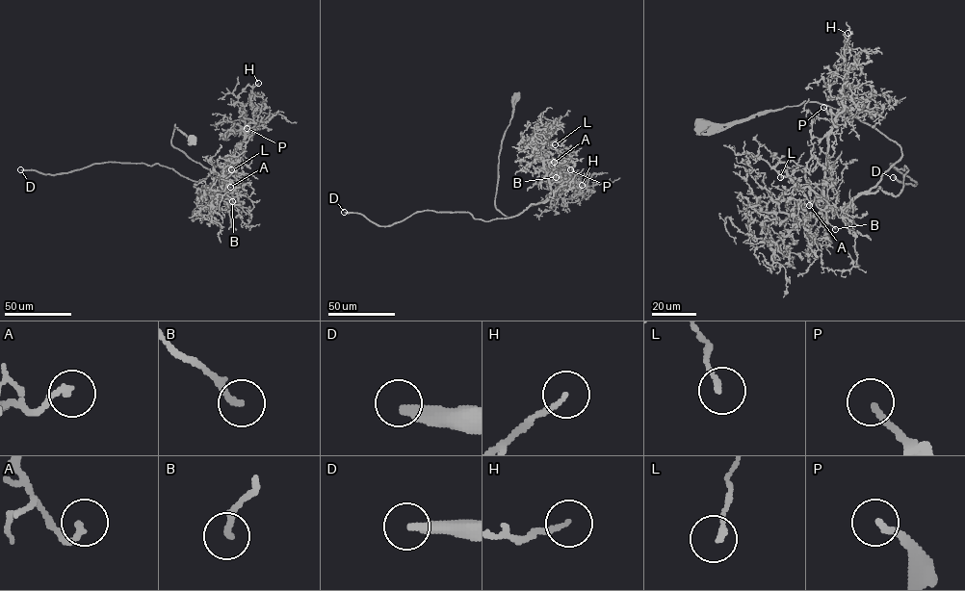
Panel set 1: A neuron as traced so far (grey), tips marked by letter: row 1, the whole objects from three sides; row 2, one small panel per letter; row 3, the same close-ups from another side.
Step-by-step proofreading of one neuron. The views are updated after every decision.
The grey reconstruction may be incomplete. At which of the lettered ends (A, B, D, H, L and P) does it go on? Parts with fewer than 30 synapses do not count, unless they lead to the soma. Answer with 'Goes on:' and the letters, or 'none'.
Goes on: B, D, P

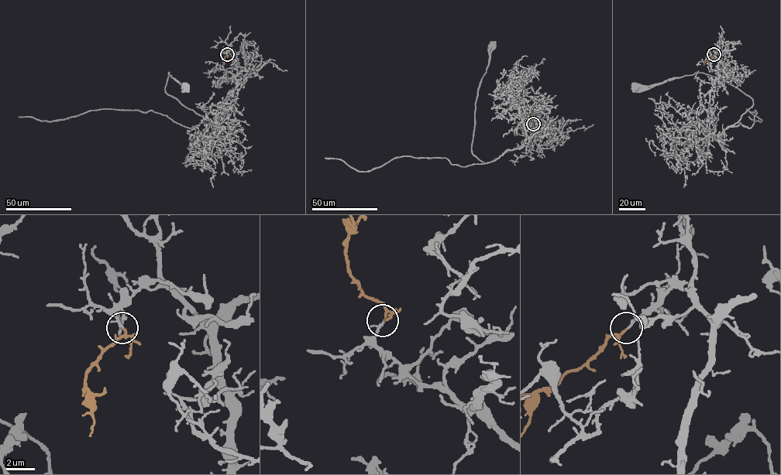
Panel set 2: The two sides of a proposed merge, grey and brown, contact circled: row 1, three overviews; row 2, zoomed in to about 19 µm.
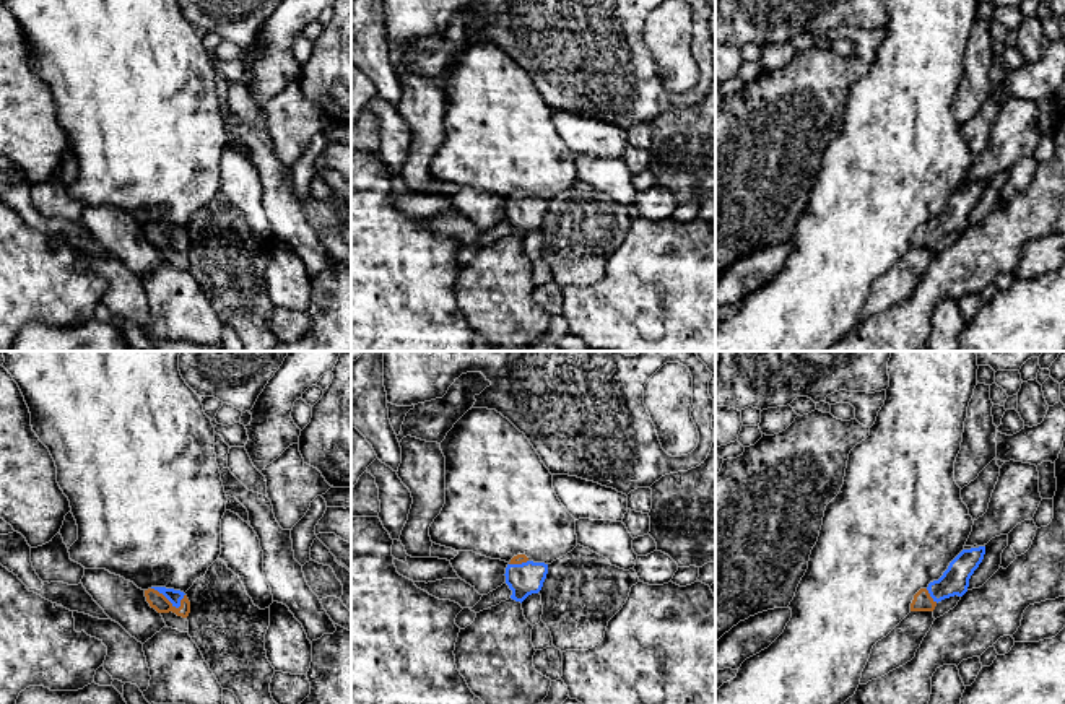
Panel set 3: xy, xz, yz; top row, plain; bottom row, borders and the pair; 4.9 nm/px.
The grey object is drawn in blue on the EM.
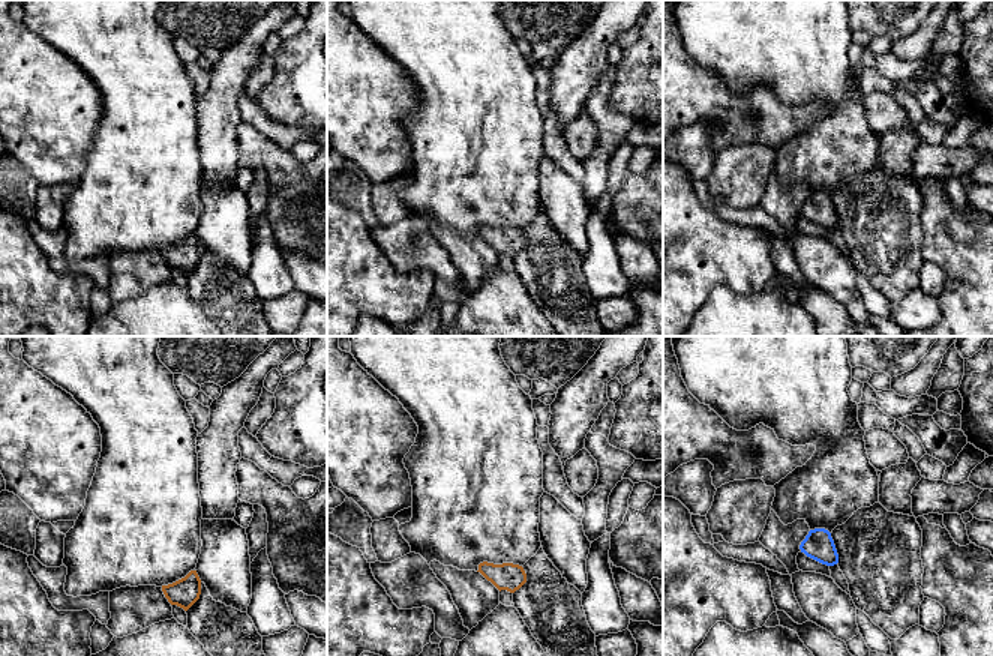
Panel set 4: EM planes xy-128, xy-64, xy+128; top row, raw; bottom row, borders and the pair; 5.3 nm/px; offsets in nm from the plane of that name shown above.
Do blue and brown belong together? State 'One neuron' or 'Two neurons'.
One neuron

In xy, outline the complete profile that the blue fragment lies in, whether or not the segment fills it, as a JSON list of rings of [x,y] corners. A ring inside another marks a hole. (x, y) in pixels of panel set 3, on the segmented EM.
[[[151,587],[145,590],[146,602],[158,613],[176,613],[177,616],[187,618],[190,613],[190,602],[180,590],[166,587]]]

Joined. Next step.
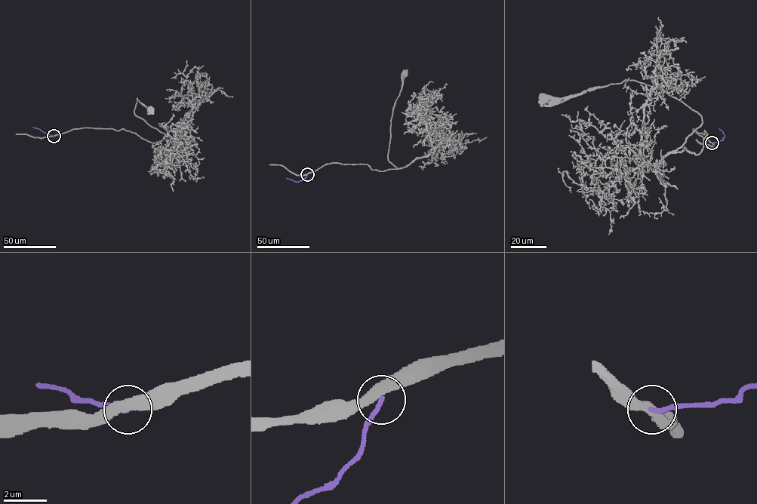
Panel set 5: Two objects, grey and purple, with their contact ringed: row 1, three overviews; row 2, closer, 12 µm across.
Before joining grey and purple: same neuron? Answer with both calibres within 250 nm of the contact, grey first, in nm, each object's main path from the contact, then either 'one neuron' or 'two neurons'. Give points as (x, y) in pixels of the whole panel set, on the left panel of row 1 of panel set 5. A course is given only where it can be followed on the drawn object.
440/200 nm | grey via (53, 136), (80, 128), (124, 129), (154, 142), (163, 139), (176, 141), (135, 115), (136, 98), (151, 109) | purple via (53, 136), (32, 127) | two neurons

